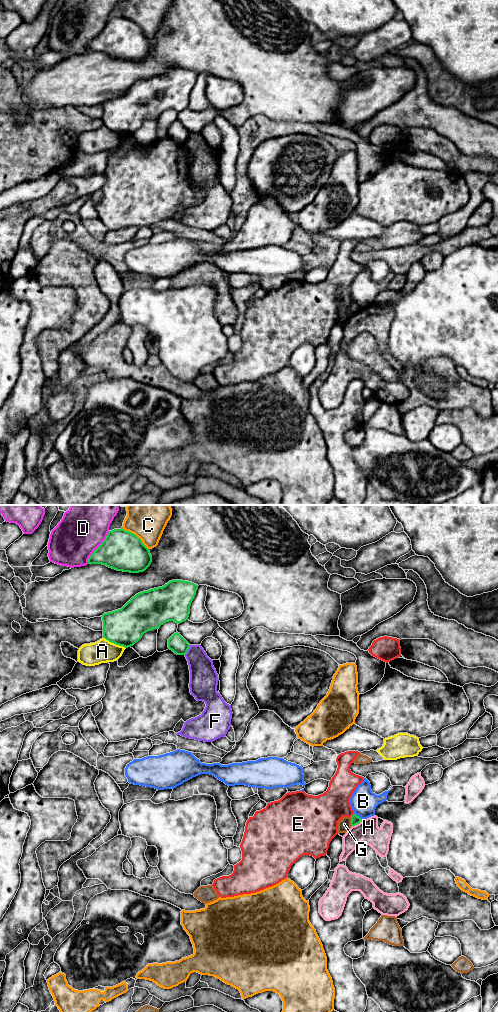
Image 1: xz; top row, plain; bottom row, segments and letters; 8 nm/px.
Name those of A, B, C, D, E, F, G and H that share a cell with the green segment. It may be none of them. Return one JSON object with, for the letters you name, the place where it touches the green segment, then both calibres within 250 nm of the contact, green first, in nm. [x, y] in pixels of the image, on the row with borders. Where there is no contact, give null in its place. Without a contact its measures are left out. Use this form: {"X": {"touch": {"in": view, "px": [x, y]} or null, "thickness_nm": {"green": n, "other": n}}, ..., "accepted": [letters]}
{"accepted": []}

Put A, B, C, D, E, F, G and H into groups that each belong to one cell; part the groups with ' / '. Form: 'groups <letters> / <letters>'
groups A / B / C / D / E / F / G / H

